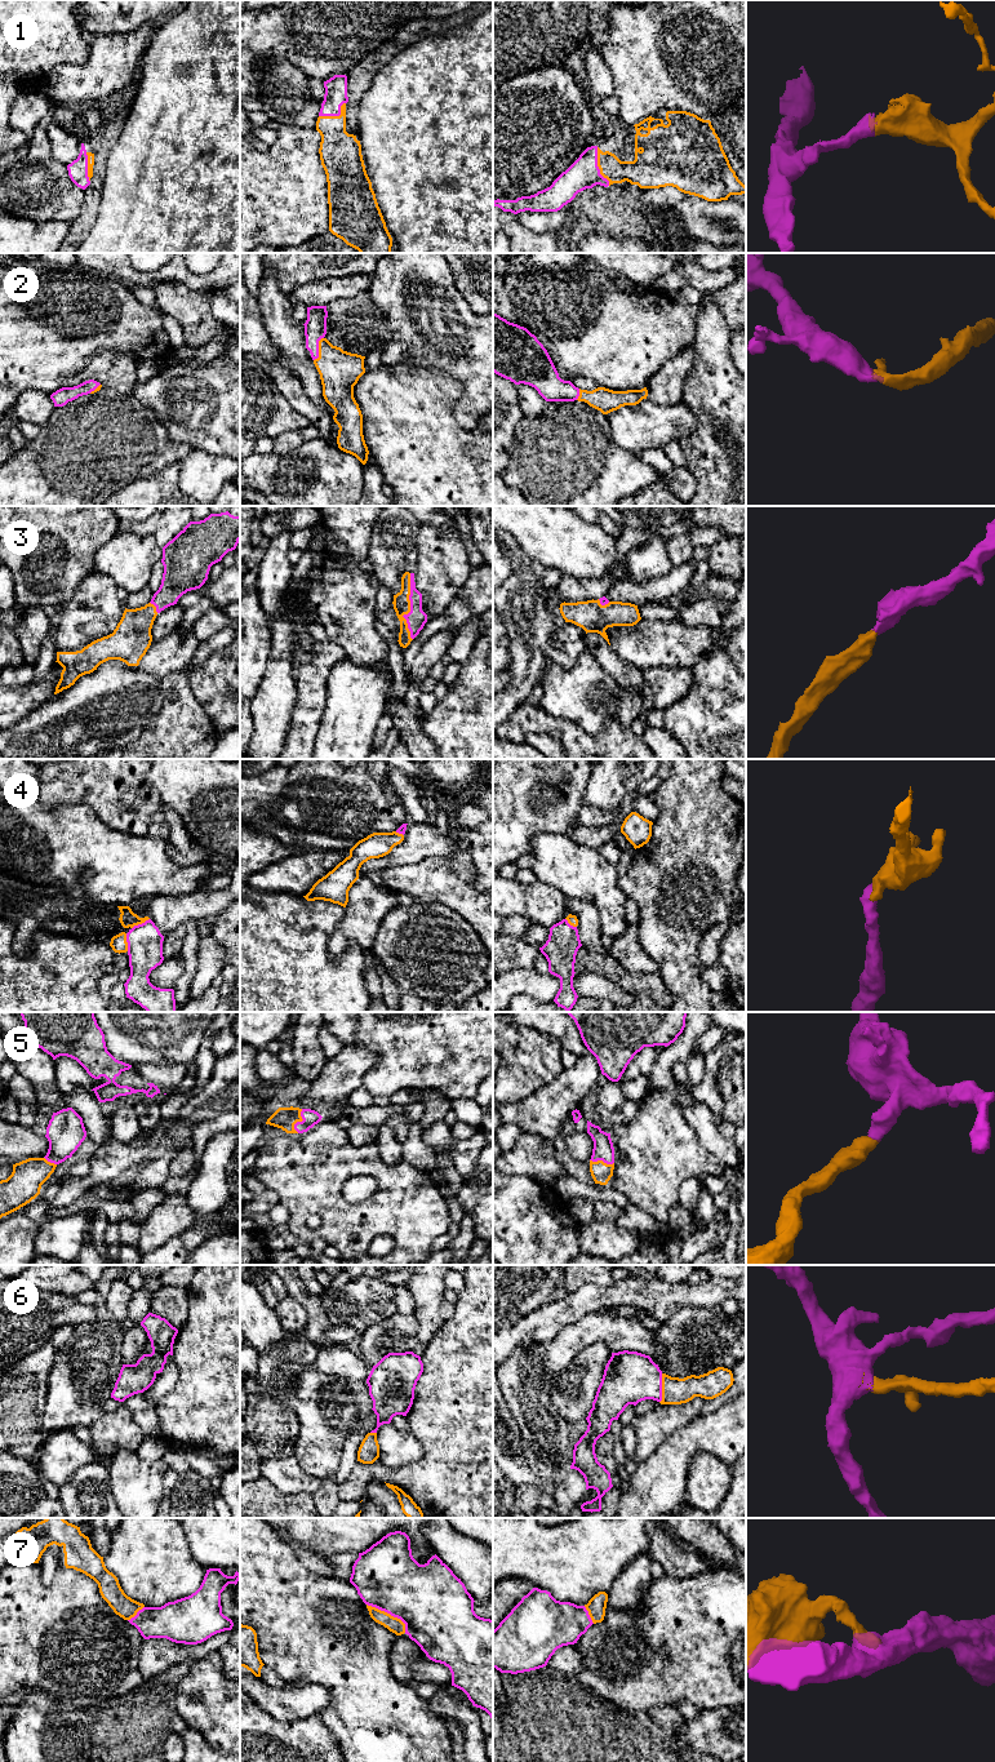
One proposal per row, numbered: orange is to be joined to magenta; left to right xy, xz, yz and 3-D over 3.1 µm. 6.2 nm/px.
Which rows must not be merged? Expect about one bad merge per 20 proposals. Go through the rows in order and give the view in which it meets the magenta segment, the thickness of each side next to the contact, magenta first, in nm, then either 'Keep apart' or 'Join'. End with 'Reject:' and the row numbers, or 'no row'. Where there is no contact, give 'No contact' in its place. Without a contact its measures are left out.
1: Touches magenta in yz. Thickness 190 nm (magenta) against 150 nm. Join
2: Touches magenta in xz. Thickness 140 nm (magenta) against 260 nm. Join
3: Touches magenta in xz. Thickness 120 nm (magenta) against 110 nm. Join
4: Touches magenta in xy. Thickness 220 nm (magenta) against 100 nm. Join
5: Touches magenta in xz. Thickness 100 nm (magenta) against 140 nm. Join
6: Touches magenta in yz. Thickness 320 nm (magenta) against 170 nm. Join
7: Touches magenta in xz. Thickness 420 nm (magenta) against 90 nm. Join
Reject: no row

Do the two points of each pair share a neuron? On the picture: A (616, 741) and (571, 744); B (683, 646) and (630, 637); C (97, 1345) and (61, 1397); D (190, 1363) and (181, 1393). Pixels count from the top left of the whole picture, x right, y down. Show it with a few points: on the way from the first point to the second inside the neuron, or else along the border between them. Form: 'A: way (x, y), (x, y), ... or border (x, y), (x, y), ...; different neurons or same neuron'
A: way (604, 744), (582, 744); same neuron
B: way (670, 643), (643, 643); same neuron
C: way (90, 1358), (84, 1374), (74, 1384); same neuron
D: way (191, 1371), (191, 1383), (189, 1385); same neuron

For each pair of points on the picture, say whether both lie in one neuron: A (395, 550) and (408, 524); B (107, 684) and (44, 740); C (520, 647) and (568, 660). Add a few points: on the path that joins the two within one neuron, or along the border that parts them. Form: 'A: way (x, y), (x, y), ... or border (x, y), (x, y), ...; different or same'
A: way (395, 544), (395, 537), (402, 531); same
B: way (89, 702), (72, 711), (72, 722), (62, 732); same
C: border (556, 627), (549, 660); different

